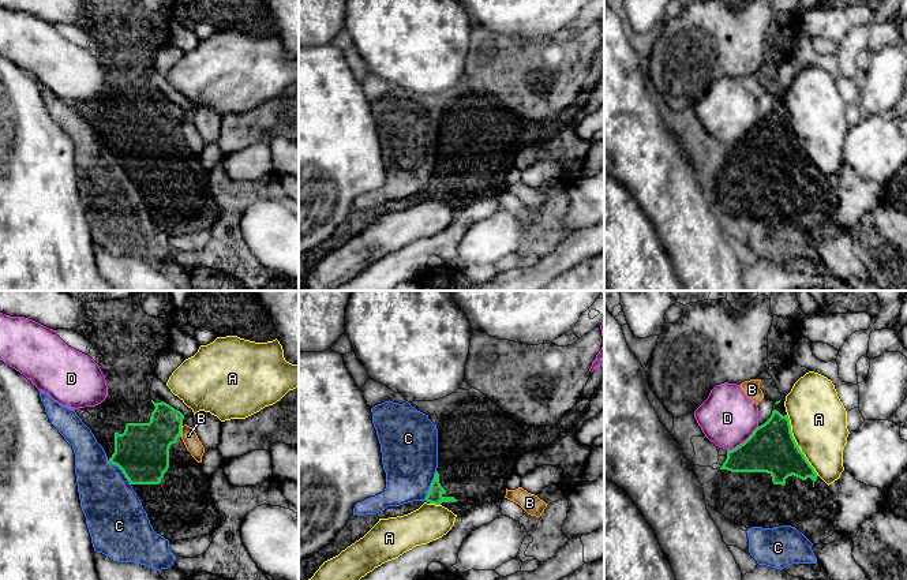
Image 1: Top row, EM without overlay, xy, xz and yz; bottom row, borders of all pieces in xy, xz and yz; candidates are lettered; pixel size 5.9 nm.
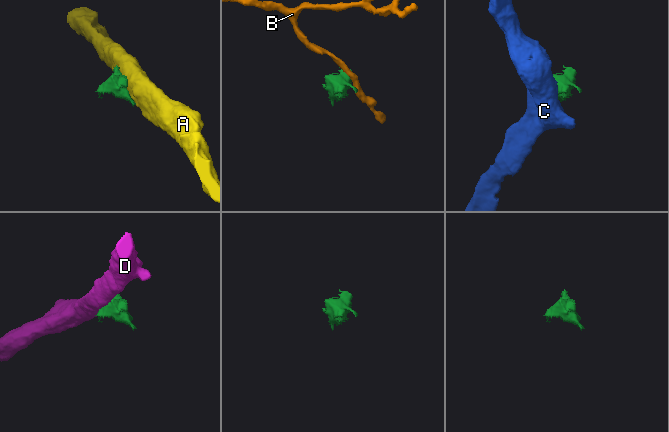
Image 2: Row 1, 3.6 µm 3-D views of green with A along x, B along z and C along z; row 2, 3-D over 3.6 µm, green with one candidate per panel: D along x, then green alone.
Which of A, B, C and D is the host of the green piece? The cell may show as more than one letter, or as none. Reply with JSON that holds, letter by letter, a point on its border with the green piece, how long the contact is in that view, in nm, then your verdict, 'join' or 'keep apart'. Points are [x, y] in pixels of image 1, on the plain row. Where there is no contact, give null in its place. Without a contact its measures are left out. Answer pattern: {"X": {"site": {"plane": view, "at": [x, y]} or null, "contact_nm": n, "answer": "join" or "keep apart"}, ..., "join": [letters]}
{"A": {"site": {"plane": "yz", "at": [797, 139]}, "contact_nm": 420, "answer": "keep apart"}, "B": {"site": {"plane": "xy", "at": [180, 124]}, "contact_nm": 70, "answer": "keep apart"}, "C": {"site": {"plane": "xz", "at": [430, 180]}, "contact_nm": 190, "answer": "keep apart"}, "D": {"site": {"plane": "yz", "at": [744, 137]}, "contact_nm": 240, "answer": "keep apart"}, "join": []}

